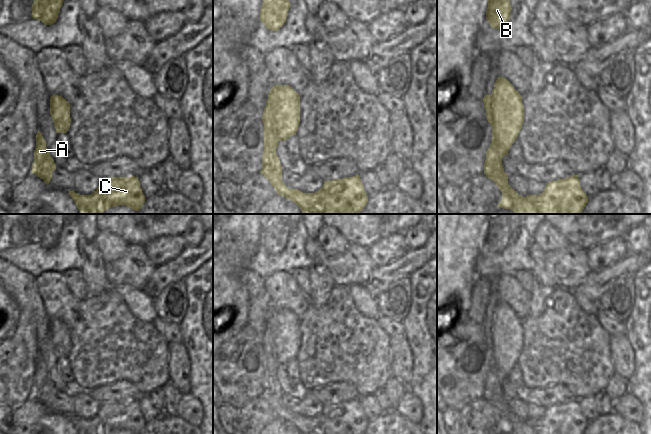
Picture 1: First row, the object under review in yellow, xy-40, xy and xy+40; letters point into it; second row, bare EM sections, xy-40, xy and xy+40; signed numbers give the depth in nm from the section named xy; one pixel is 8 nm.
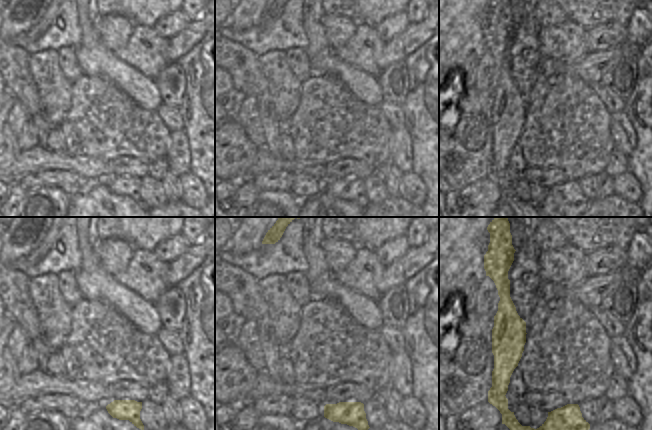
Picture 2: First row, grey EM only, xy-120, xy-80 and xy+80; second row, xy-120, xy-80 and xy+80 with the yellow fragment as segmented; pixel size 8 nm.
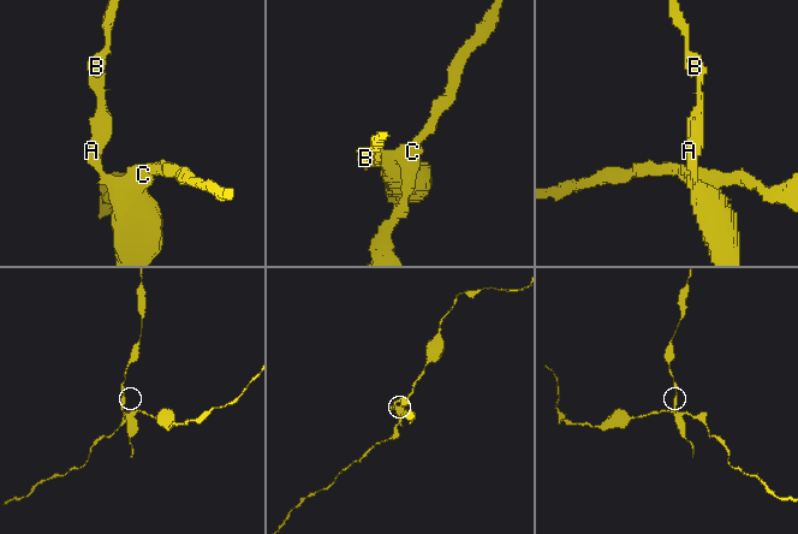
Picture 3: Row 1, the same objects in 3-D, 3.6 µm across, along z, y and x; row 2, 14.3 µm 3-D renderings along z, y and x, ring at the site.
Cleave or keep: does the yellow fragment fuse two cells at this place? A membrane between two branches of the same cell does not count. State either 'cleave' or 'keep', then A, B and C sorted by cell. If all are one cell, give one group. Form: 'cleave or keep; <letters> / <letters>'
cleave; A C / B

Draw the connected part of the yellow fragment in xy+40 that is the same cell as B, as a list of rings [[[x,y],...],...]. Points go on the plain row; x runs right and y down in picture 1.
[[[493,214],[488,220],[486,243],[493,253],[501,253],[510,244],[510,214]]]

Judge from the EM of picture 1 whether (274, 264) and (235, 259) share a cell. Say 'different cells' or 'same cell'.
different cells

